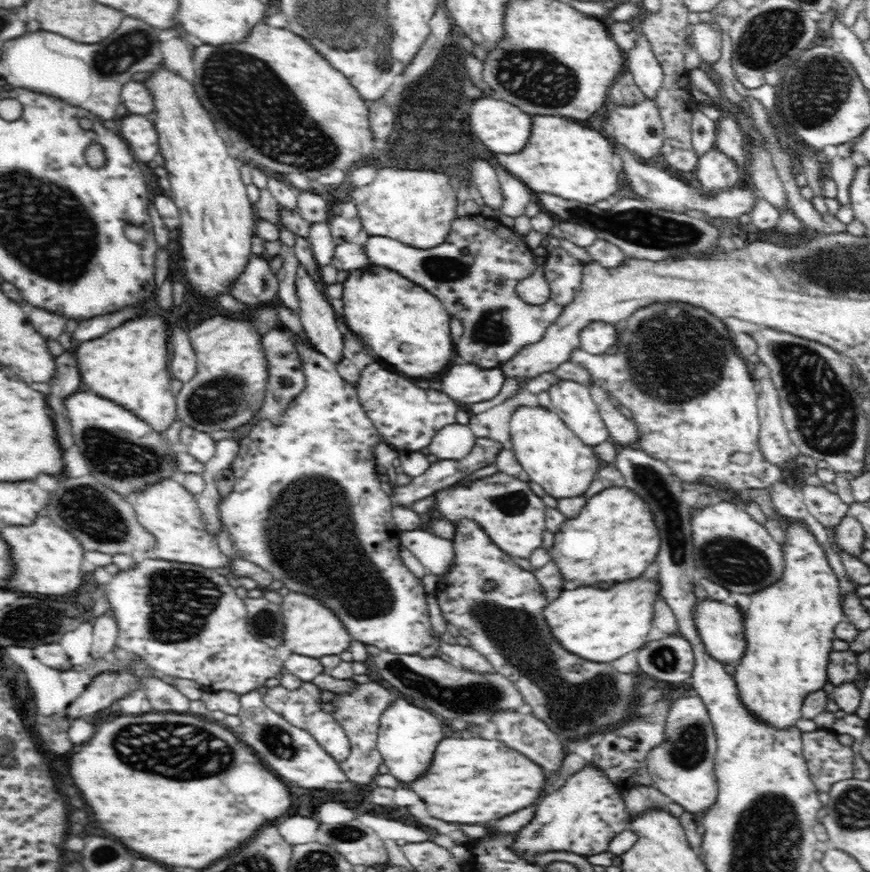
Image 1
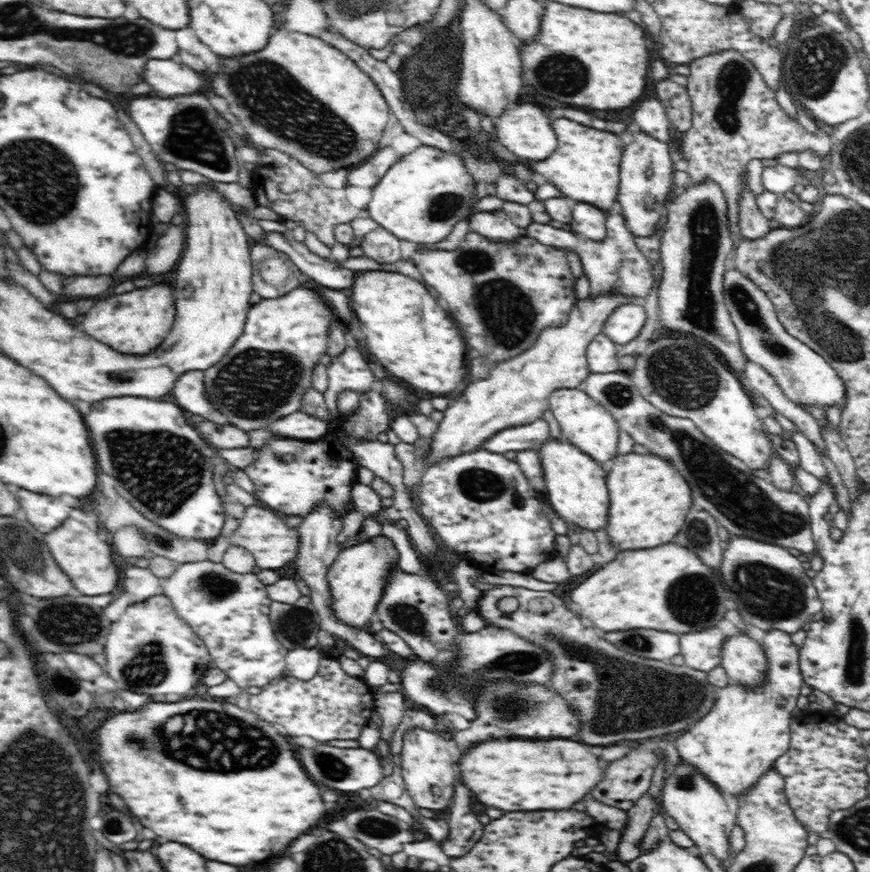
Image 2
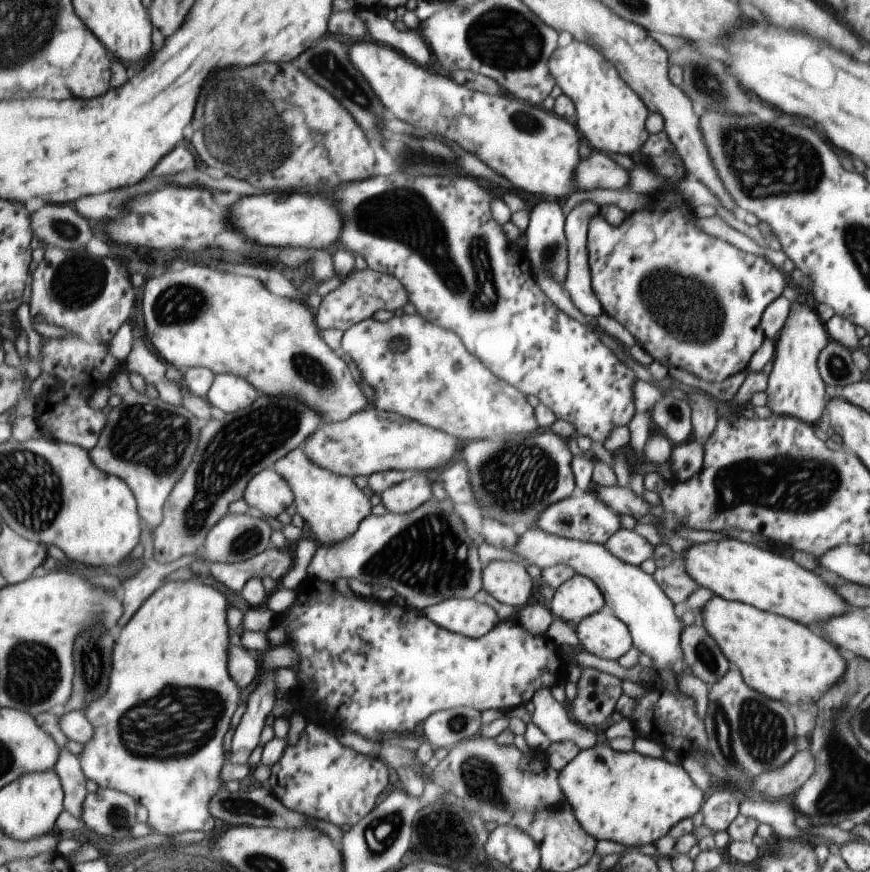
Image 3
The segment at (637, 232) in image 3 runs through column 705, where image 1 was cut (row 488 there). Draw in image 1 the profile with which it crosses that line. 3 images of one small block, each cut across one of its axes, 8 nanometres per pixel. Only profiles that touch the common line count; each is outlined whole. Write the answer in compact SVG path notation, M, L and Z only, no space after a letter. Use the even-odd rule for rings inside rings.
M304 344L300 346L298 351L300 351L300 357L302 357L302 369L304 369L304 375L306 375L306 388L302 390L302 394L296 396L296 400L290 404L290 408L282 414L278 424L273 424L269 420L262 420L250 430L248 436L239 440L239 451L230 469L236 483L232 492L228 494L228 500L219 504L219 516L222 516L222 520L224 520L222 524L226 526L232 538L238 542L234 545L236 545L240 558L250 560L250 562L266 568L268 572L274 574L276 580L282 580L284 586L290 591L312 595L312 597L320 599L325 606L336 613L336 617L344 623L345 628L352 634L354 640L378 646L380 650L386 650L386 652L392 652L392 654L418 655L420 650L433 646L438 636L435 635L434 626L430 621L430 613L426 602L427 593L421 578L416 577L404 565L400 557L400 534L402 531L400 528L394 528L396 523L391 513L393 507L391 498L382 490L381 484L384 478L376 471L377 462L374 447L380 444L382 438L376 430L376 425L373 424L372 419L368 417L361 405L357 388L355 385L348 384L339 375L337 364L328 360L318 351L314 352L314 348L308 350Z

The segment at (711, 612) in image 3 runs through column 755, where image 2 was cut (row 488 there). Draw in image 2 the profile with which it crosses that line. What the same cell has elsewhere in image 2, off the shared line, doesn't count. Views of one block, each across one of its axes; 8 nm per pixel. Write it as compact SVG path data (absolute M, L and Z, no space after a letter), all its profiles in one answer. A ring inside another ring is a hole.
M617 453L606 478L609 489L608 534L620 551L646 549L670 542L692 508L689 482L674 470L674 464L652 453Z

